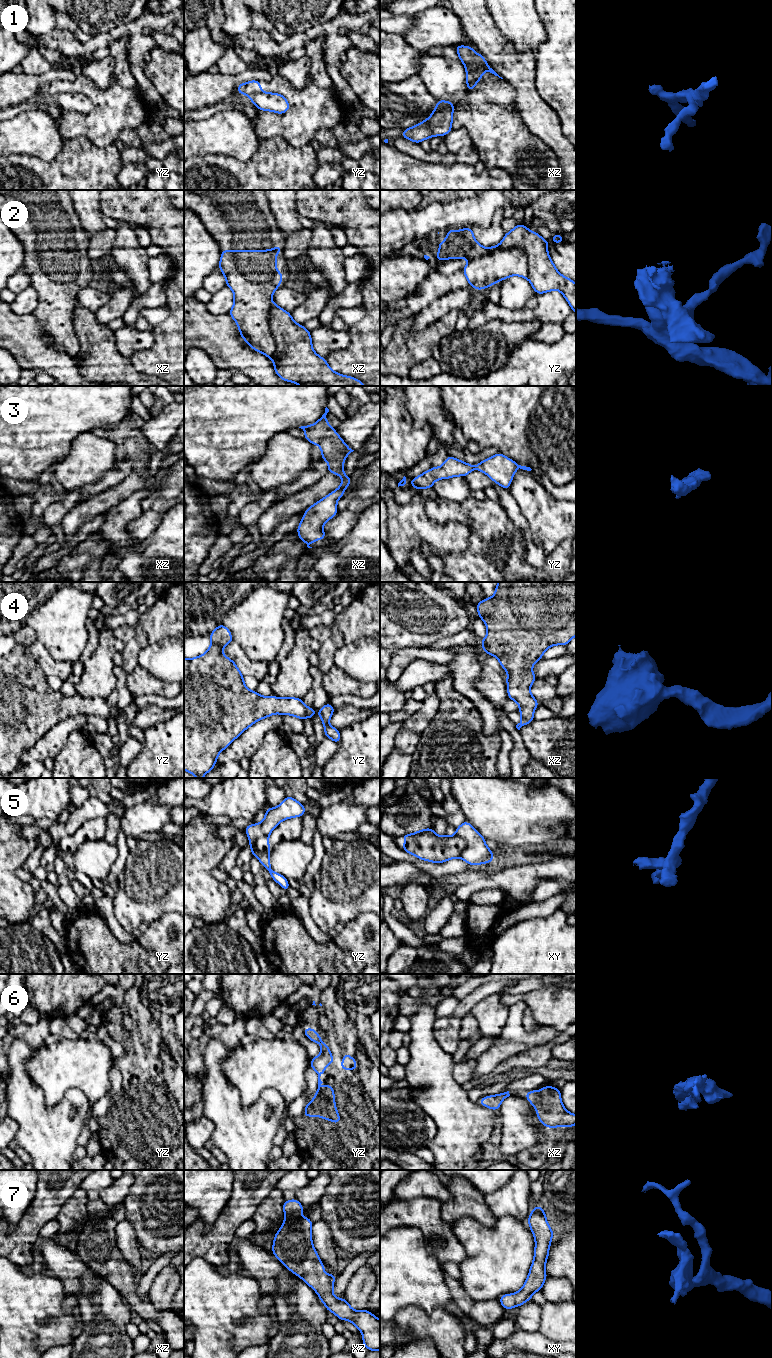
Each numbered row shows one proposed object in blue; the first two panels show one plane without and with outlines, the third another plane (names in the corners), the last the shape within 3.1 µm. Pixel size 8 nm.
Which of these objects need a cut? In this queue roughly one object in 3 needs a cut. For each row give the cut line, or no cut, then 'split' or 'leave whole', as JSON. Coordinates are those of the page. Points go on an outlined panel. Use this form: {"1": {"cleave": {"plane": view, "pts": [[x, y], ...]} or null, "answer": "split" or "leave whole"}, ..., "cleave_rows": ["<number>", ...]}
{"1": {"cleave": {"plane": "xz", "pts": [[486, 63], [483, 66], [472, 65], [466, 68]]}, "answer": "split"}, "2": {"cleave": {"plane": "yz", "pts": [[469, 260], [497, 249], [519, 247], [527, 258], [528, 278]]}, "answer": "split"}, "3": {"cleave": null, "answer": "leave whole"}, "4": {"cleave": null, "answer": "leave whole"}, "5": {"cleave": {"plane": "xy", "pts": [[456, 834], [465, 841], [465, 848], [459, 856]]}, "answer": "split"}, "6": {"cleave": null, "answer": "leave whole"}, "7": {"cleave": null, "answer": "leave whole"}, "cleave_rows": ["1", "2", "5"]}

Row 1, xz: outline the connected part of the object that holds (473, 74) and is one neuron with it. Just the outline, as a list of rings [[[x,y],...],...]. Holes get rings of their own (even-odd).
[[[487,64],[484,67],[479,67],[477,65],[474,65],[472,67],[467,67],[466,84],[468,92],[476,88],[476,83],[482,79],[482,73],[484,71],[488,71],[494,74],[495,76],[498,76],[499,78],[503,79]]]

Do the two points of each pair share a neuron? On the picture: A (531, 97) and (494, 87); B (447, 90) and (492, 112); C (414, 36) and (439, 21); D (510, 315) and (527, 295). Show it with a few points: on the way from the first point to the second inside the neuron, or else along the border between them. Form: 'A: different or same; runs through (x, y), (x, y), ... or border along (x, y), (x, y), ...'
A: different; border along (513, 89), (514, 108), (520, 115)
B: different; border along (468, 92), (466, 100), (455, 107)
C: same; runs through (420, 36), (426, 34), (433, 27)
D: different; border along (535, 296), (517, 309), (499, 305)

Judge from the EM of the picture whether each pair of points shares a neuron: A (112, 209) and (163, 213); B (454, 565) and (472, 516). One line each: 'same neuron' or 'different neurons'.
A: same neuron
B: same neuron

